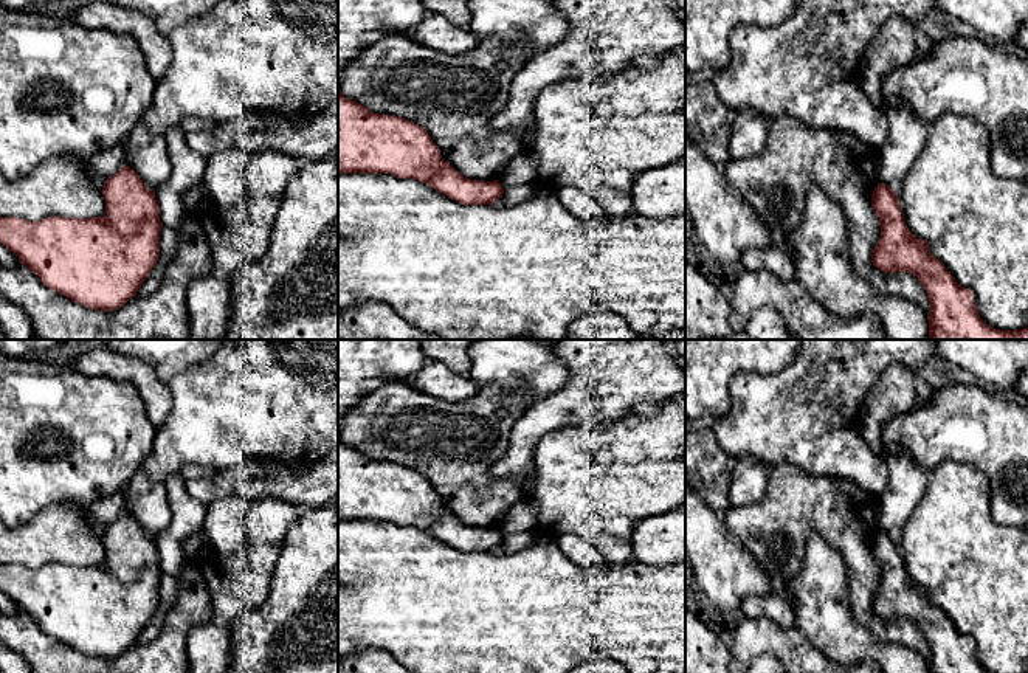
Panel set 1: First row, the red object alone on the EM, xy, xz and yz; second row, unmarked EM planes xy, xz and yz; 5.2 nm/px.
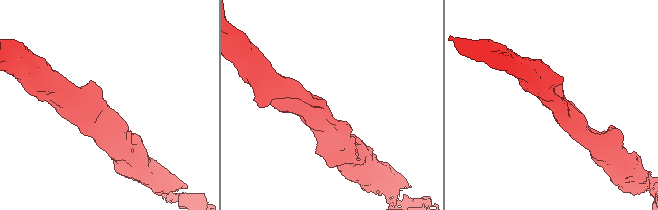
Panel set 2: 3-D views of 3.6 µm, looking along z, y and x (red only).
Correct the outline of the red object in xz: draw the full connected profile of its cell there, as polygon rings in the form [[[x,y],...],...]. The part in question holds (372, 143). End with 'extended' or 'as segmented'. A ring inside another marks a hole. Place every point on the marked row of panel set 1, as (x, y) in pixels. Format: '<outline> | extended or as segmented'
[[[338,90],[338,174],[357,172],[381,172],[419,180],[462,205],[492,205],[504,194],[498,180],[470,180],[461,175],[442,158],[439,147],[422,126],[395,115],[374,113]]] | as segmented

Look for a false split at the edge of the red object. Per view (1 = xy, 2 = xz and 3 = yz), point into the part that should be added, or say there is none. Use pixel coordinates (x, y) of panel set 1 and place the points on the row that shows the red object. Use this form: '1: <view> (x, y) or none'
1: none
2: none
3: none

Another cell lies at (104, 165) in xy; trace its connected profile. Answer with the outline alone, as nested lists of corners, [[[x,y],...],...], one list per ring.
[[[122,144],[99,152],[85,161],[87,172],[99,180],[109,180],[126,164]]]

